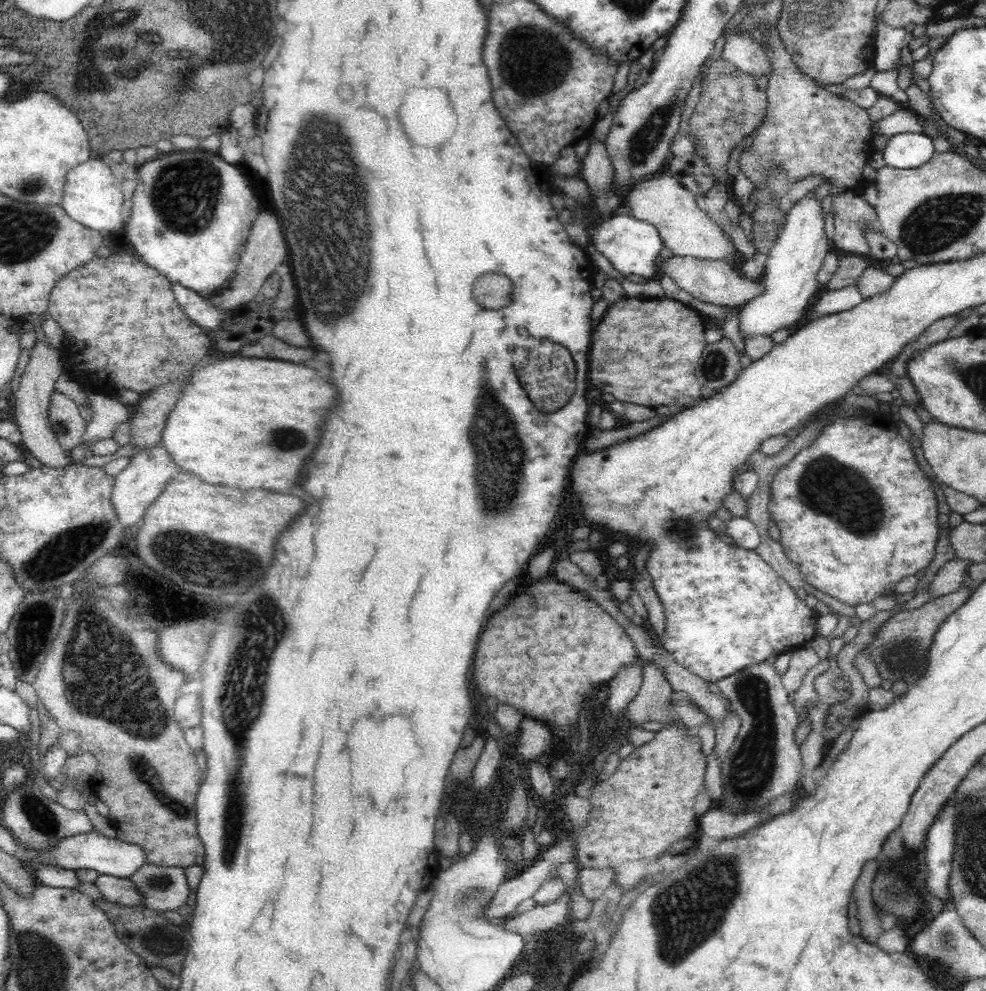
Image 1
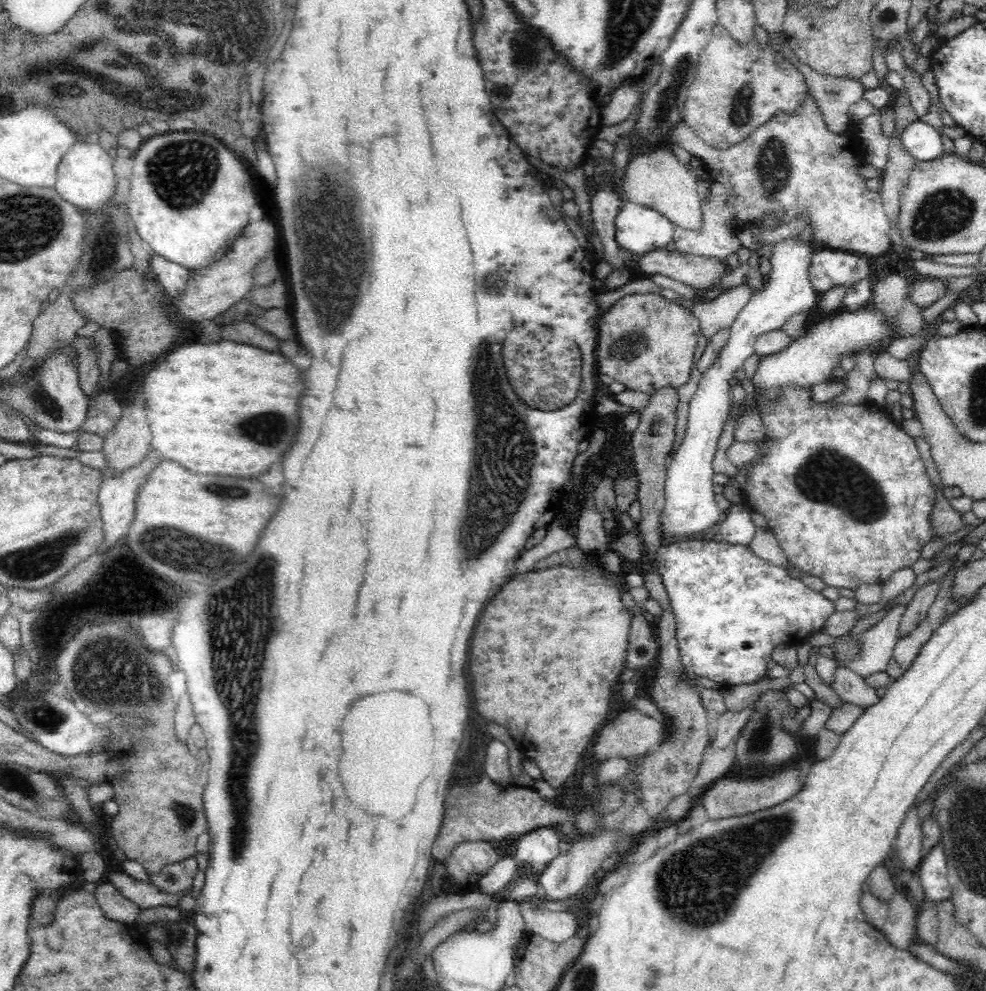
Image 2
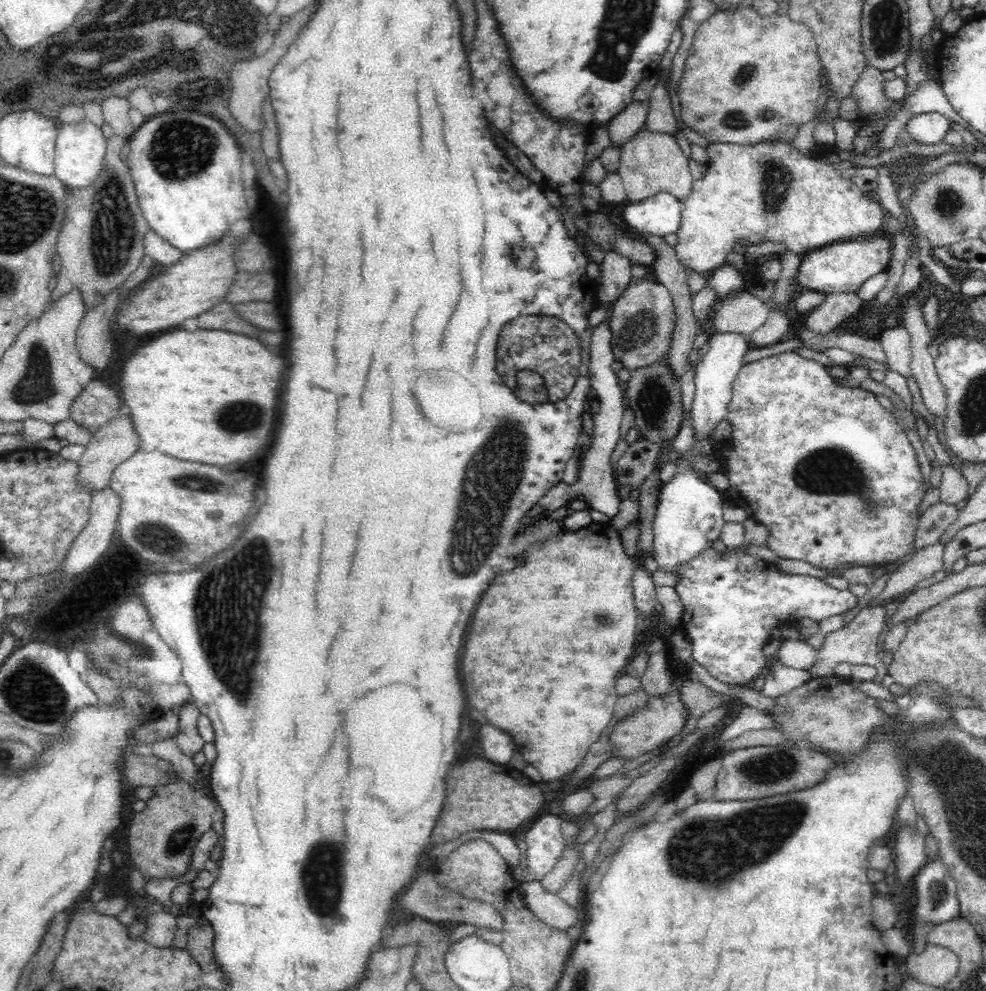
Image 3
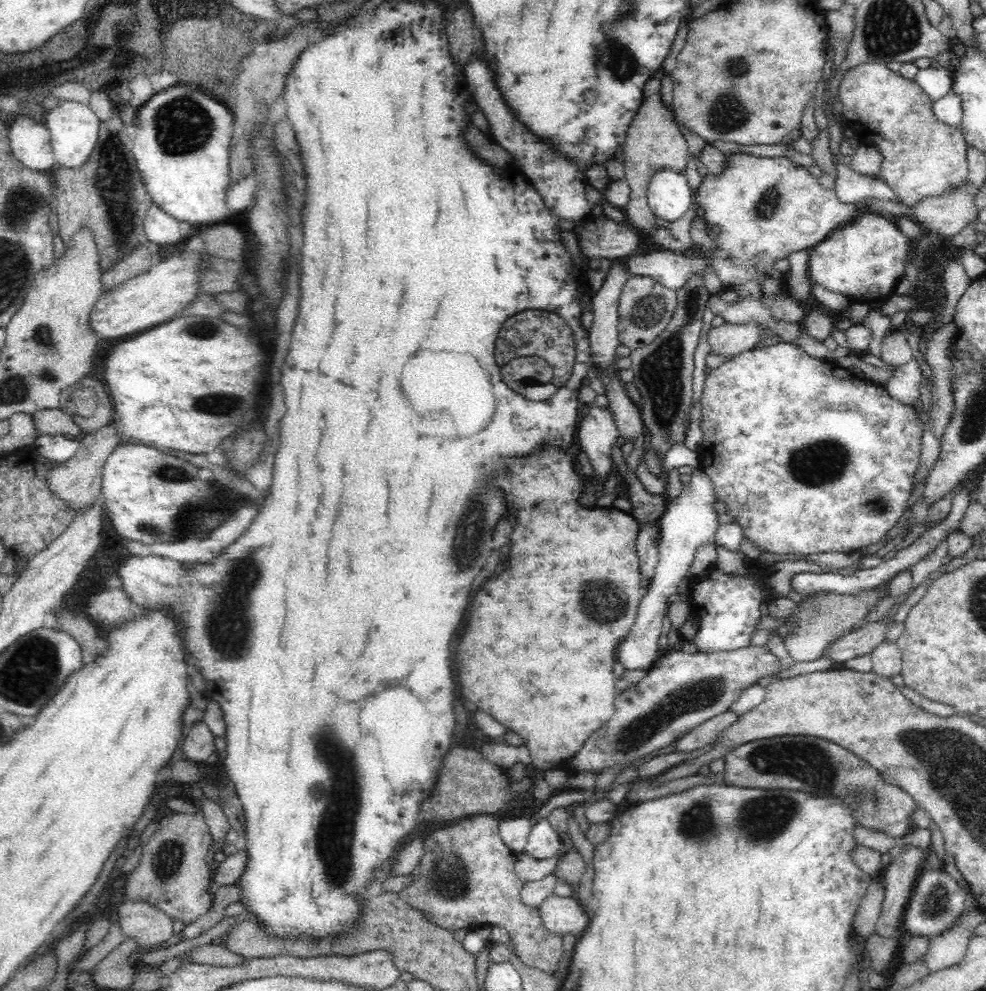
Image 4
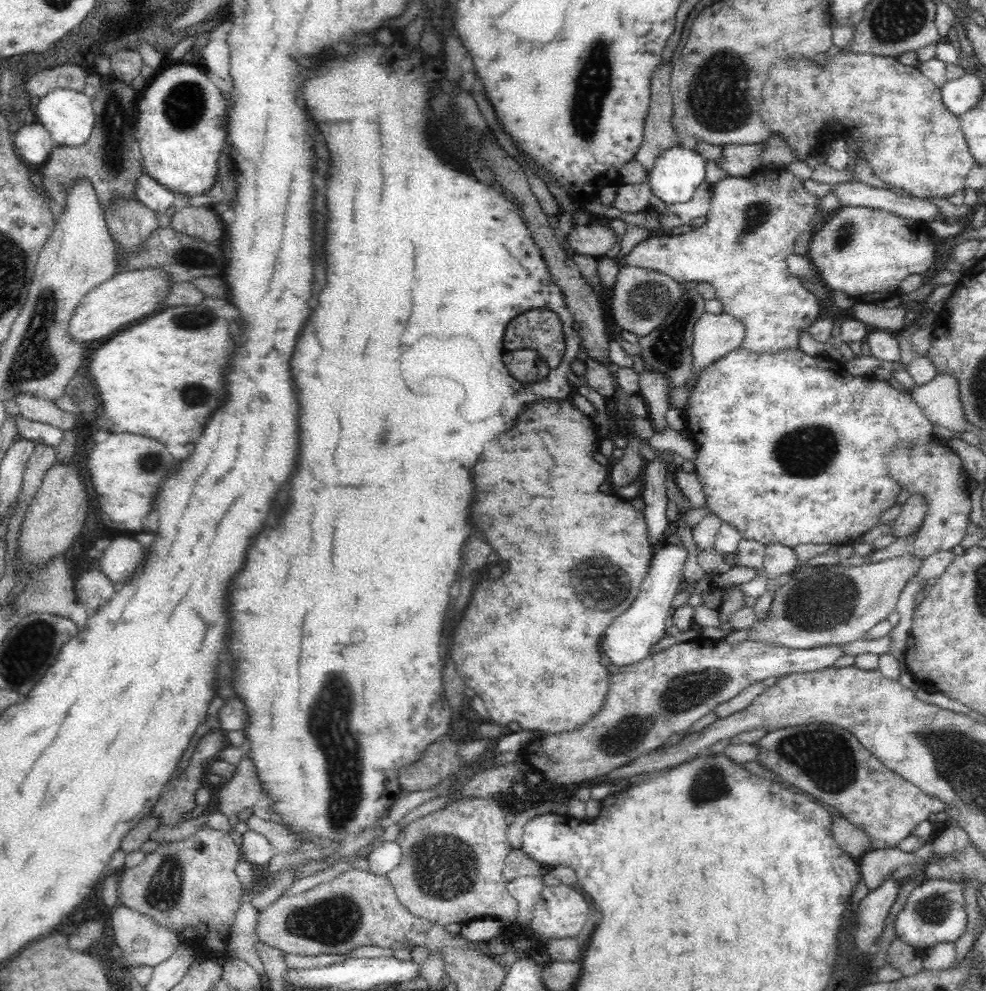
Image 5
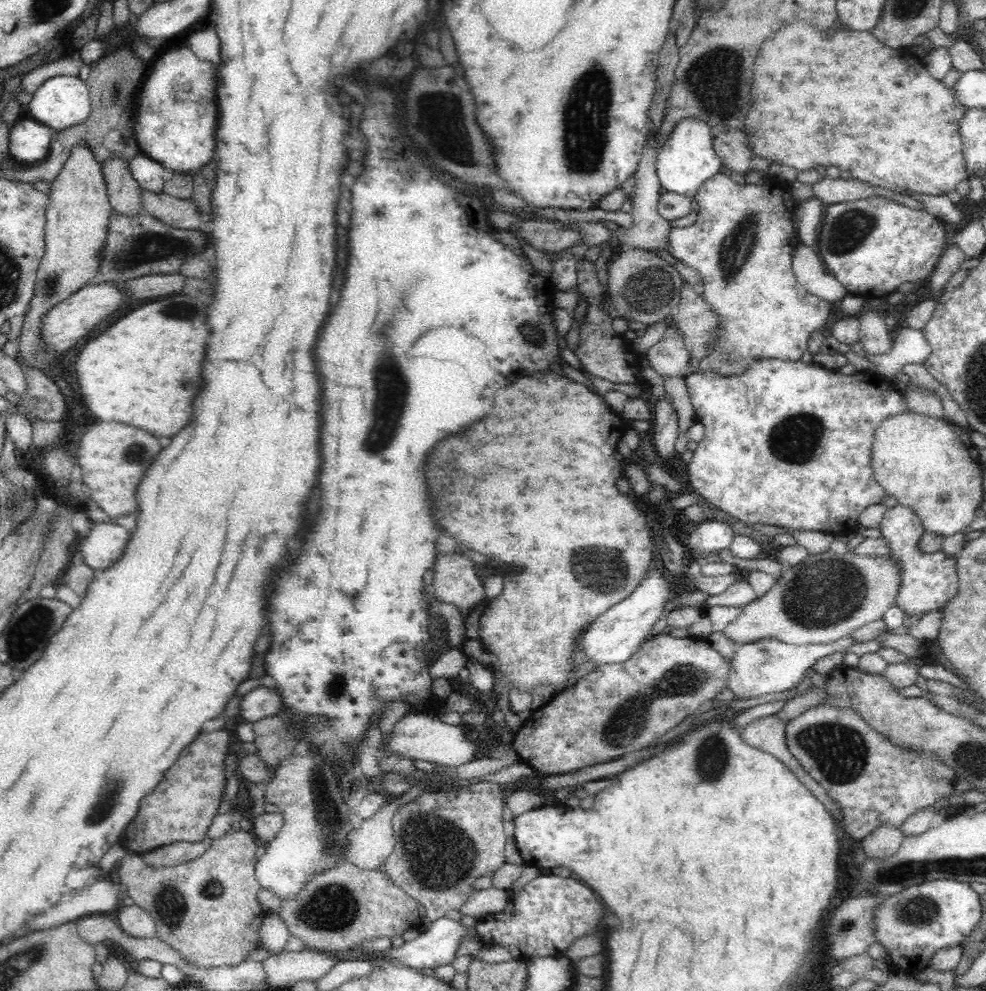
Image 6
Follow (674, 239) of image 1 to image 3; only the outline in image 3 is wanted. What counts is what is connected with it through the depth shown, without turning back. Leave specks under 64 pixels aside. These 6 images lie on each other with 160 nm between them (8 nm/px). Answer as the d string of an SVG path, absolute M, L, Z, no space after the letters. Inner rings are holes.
M640 129L630 142L621 146L619 169L623 180L627 202L640 202L656 193L670 193L682 204L691 193L692 175L688 170L689 158L678 148L676 140L666 133L650 133Z

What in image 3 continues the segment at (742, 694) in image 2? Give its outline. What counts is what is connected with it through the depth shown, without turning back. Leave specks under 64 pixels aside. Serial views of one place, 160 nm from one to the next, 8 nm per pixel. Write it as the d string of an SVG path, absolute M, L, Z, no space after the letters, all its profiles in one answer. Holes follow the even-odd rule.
M884 605L862 608L844 628L824 636L821 646L815 650L814 664L804 671L810 675L810 679L819 679L829 675L837 664L848 663L858 666L870 665L878 668L880 678L884 678L884 674L888 674L888 664L881 661L876 648L882 626L884 626Z

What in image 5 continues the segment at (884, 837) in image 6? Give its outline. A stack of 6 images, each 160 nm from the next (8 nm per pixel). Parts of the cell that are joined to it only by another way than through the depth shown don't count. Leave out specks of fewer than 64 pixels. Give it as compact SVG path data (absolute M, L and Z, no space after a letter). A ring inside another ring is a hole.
M892 847L878 850L872 849L872 852L868 852L858 864L869 893L876 890L896 868L905 864L912 865L912 862L915 862L913 854L906 854L906 852Z

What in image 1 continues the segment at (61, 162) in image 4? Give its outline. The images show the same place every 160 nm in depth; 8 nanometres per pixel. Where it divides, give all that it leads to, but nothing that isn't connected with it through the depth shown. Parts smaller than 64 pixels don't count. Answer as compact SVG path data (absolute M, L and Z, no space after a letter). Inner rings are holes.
M88 160L80 162L69 170L62 206L64 210L68 210L68 214L72 214L72 218L76 218L76 222L80 225L104 234L109 241L122 239L126 228L124 209L127 203L124 201L120 183L104 162Z

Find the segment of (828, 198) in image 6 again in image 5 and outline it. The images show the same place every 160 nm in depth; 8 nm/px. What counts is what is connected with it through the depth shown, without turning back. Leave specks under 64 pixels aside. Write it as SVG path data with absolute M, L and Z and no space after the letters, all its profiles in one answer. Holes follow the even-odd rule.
M854 181L832 185L831 191L836 193L844 207L887 210L907 219L924 219L924 222L944 219L941 209L931 200L912 197L891 188L872 187L866 183Z

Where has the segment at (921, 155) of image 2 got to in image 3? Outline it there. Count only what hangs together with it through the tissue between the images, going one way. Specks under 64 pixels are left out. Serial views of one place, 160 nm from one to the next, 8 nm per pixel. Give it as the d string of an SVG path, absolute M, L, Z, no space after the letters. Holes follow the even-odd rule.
M940 113L917 114L906 122L906 131L910 133L910 137L914 137L920 143L926 143L926 148L931 150L940 150L944 146L944 137L951 128L953 128L951 120Z

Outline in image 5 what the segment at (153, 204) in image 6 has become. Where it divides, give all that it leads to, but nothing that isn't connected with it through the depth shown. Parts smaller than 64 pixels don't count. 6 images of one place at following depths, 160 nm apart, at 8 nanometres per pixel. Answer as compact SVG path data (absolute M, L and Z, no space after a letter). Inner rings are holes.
M204 205L185 208L175 214L172 226L175 231L220 248L224 229L219 210Z

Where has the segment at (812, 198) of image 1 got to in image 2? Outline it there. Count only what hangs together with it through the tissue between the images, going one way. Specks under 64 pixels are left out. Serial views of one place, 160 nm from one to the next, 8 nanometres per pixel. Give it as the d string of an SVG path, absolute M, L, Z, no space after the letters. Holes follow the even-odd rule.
M800 233L771 246L772 255L768 258L771 270L764 279L764 286L750 294L749 302L730 326L730 338L720 350L716 364L701 376L698 390L689 401L687 431L672 460L667 463L665 507L664 514L661 514L661 536L666 538L688 538L692 534L704 534L704 530L720 520L722 510L716 505L712 491L712 458L728 414L728 406L732 403L728 381L733 379L734 372L742 368L744 360L754 354L754 343L761 334L781 329L794 314L810 312L816 306L818 292L813 289L808 277L812 255L816 254L811 244L802 241Z

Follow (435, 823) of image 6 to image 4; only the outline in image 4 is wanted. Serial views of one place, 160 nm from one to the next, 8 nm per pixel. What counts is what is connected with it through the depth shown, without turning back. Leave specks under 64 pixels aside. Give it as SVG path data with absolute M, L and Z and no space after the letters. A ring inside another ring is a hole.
M476 814L473 817L462 819L462 822L454 824L452 828L446 828L446 830L440 830L440 832L438 832L438 830L436 830L436 832L432 832L430 836L426 836L426 838L424 838L424 850L426 850L426 854L424 854L424 858L422 858L420 866L418 866L418 868L410 874L413 876L412 885L402 889L398 894L399 897L408 904L408 906L411 906L414 910L421 912L430 922L433 922L439 927L445 928L451 932L461 928L472 929L473 927L487 926L488 924L501 926L506 929L506 931L508 931L508 935L510 935L510 945L509 947L505 947L505 951L503 952L504 962L511 963L514 959L520 959L520 962L524 963L524 965L528 965L530 968L538 969L542 971L542 973L546 973L548 975L557 974L559 966L563 963L563 937L546 930L543 920L540 918L539 909L526 906L521 901L521 888L524 886L524 882L521 881L515 873L516 855L513 854L513 852L504 845L502 839L500 839L499 822L496 818L494 818L494 815Z

